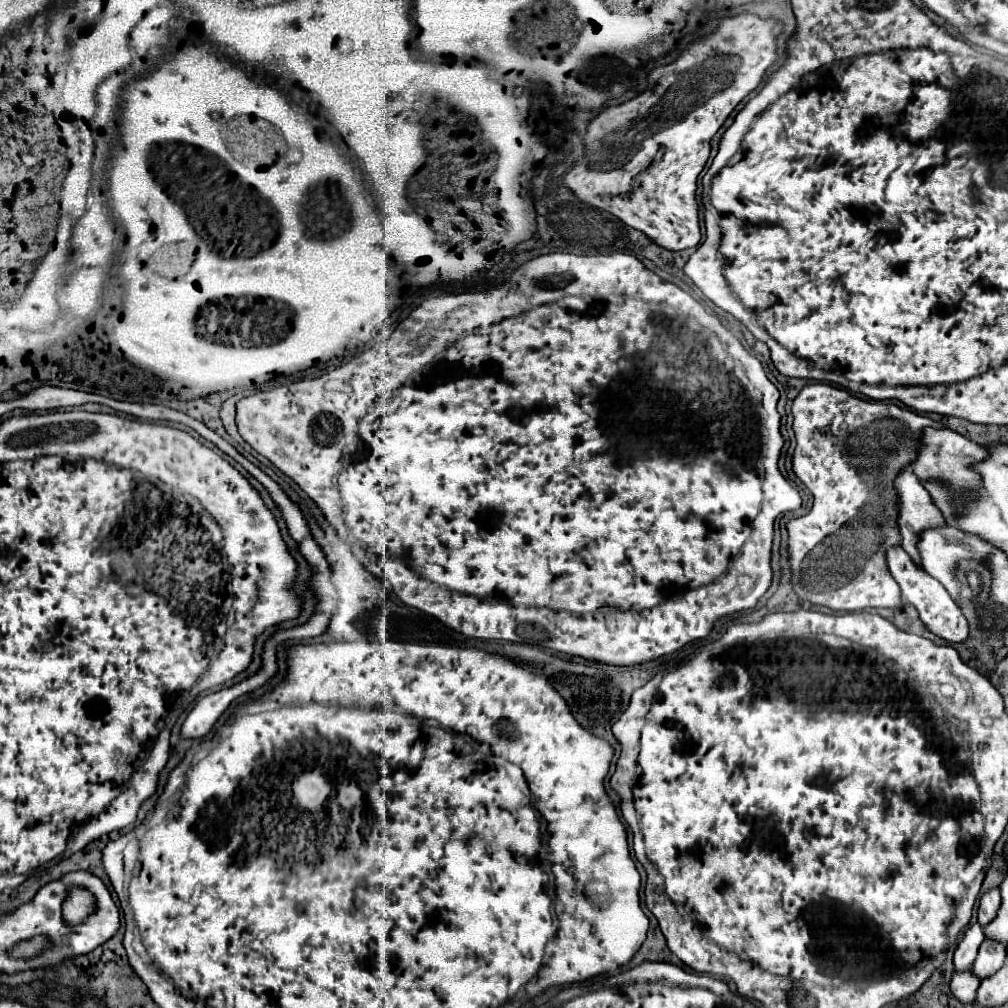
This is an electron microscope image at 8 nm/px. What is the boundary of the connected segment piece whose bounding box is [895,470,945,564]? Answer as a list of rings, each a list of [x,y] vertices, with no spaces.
[[[901,470],[895,478],[895,490],[899,496],[897,526],[901,534],[901,546],[915,560],[915,564],[919,564],[919,552],[915,548],[919,532],[945,524],[945,520],[913,472]]]

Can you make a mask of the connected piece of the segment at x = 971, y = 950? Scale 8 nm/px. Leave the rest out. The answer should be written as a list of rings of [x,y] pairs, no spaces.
[[[971,924],[967,930],[965,930],[965,936],[963,940],[959,942],[957,950],[955,950],[955,970],[963,970],[963,968],[971,968],[973,966],[973,960],[977,956],[977,950],[981,946],[981,942],[985,940],[985,934],[983,934],[983,926],[981,924]]]

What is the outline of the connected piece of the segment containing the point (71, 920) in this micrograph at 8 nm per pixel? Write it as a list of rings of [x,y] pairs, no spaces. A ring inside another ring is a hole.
[[[75,888],[69,892],[67,902],[63,904],[63,918],[67,924],[77,924],[87,914],[93,912],[93,906],[95,906],[93,896],[83,888]]]

